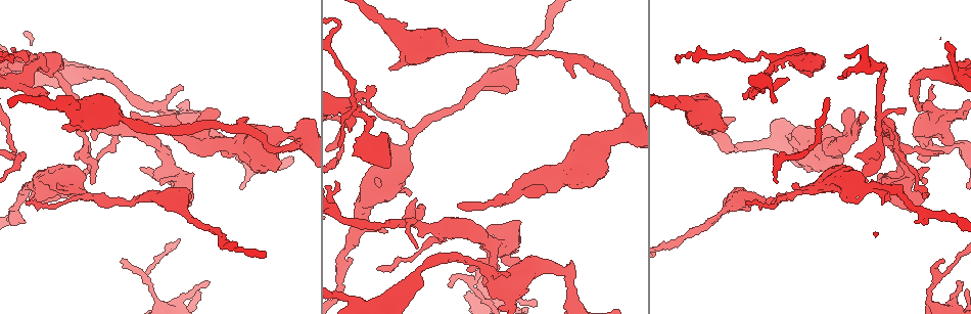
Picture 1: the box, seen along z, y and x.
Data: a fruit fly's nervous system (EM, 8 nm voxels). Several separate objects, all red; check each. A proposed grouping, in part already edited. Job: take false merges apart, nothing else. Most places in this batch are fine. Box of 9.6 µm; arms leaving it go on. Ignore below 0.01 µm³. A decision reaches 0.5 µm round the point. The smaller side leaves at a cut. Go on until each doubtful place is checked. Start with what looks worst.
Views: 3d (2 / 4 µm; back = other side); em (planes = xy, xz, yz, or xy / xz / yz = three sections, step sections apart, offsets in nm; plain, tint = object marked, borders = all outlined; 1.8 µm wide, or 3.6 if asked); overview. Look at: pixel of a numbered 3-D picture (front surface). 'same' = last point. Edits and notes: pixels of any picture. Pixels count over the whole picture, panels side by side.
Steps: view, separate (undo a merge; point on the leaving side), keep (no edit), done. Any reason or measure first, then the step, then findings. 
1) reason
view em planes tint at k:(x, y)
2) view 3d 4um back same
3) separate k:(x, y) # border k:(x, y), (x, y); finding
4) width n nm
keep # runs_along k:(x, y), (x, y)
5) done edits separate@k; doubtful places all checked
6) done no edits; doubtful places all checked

two arms in line, one across
view em planes plain at 1:(533, 181)

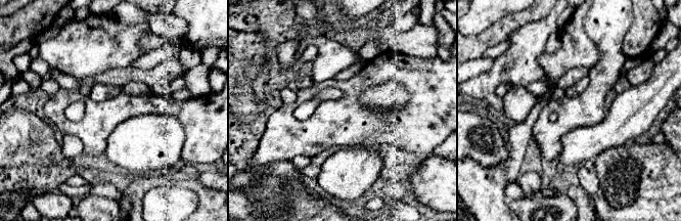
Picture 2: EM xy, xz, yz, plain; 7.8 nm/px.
view em planes borders same

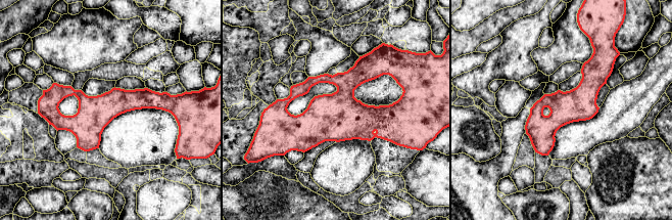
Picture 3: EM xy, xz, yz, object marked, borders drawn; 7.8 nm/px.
width 280 nm
keep # runs_along 3:(397, 103), (380, 121), (275, 113); all the same cell

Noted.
view 3d 2um at 1:(501, 72)

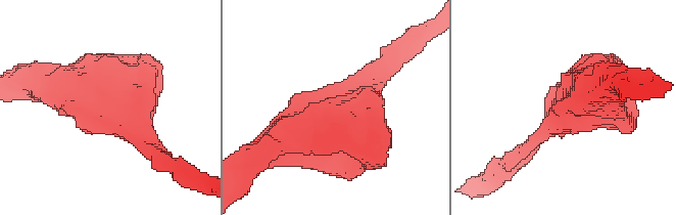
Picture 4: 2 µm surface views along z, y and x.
view em 3.6um planes plain at 4:(338, 114)

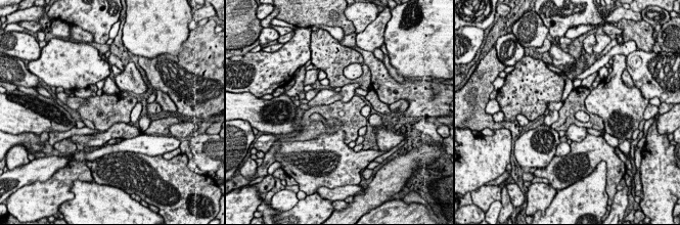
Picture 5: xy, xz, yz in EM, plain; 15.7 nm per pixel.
view em 3.6um planes tint same

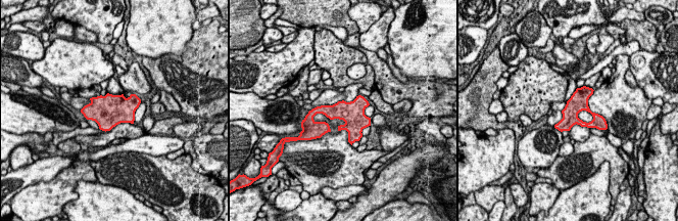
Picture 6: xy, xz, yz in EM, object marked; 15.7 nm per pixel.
width 280 nm
keep # one cell here

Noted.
calibre changes
view em planes tint at 1:(413, 224)

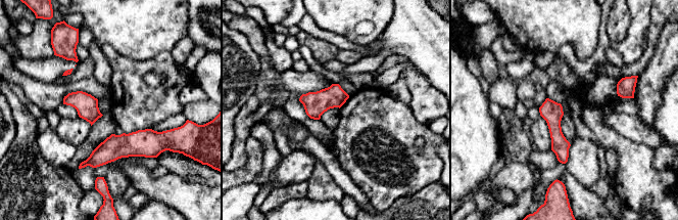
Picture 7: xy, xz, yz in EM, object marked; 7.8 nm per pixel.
keep # runs_along 7:(547, 101), (553, 117), (562, 160); continuous, no second cell

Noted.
sudden change in width
view em planes tint at 1:(485, 263)

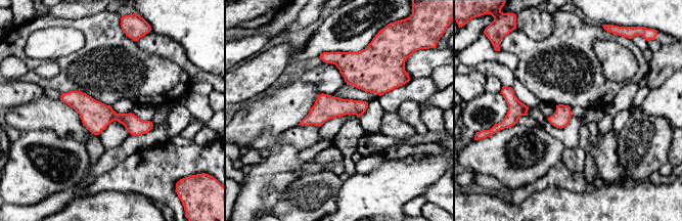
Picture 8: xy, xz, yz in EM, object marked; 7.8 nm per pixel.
width 140 nm
keep # all the same cell

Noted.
narrows sharply
view em yz step 16 tint at 1:(25, 73)

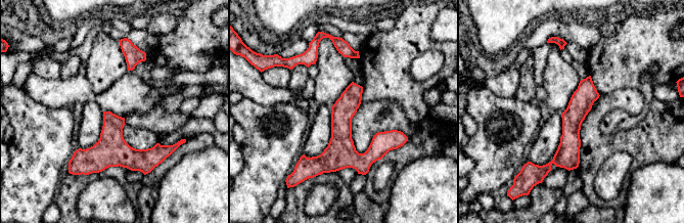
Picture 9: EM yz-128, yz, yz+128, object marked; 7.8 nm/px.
view em xy step 4 tint same

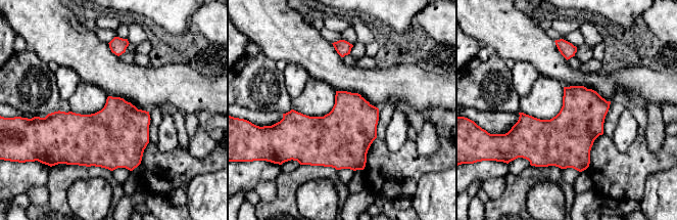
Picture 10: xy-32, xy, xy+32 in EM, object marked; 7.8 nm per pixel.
width 360 nm
keep # all the same cell

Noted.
done no edits; doubtful places all checked

